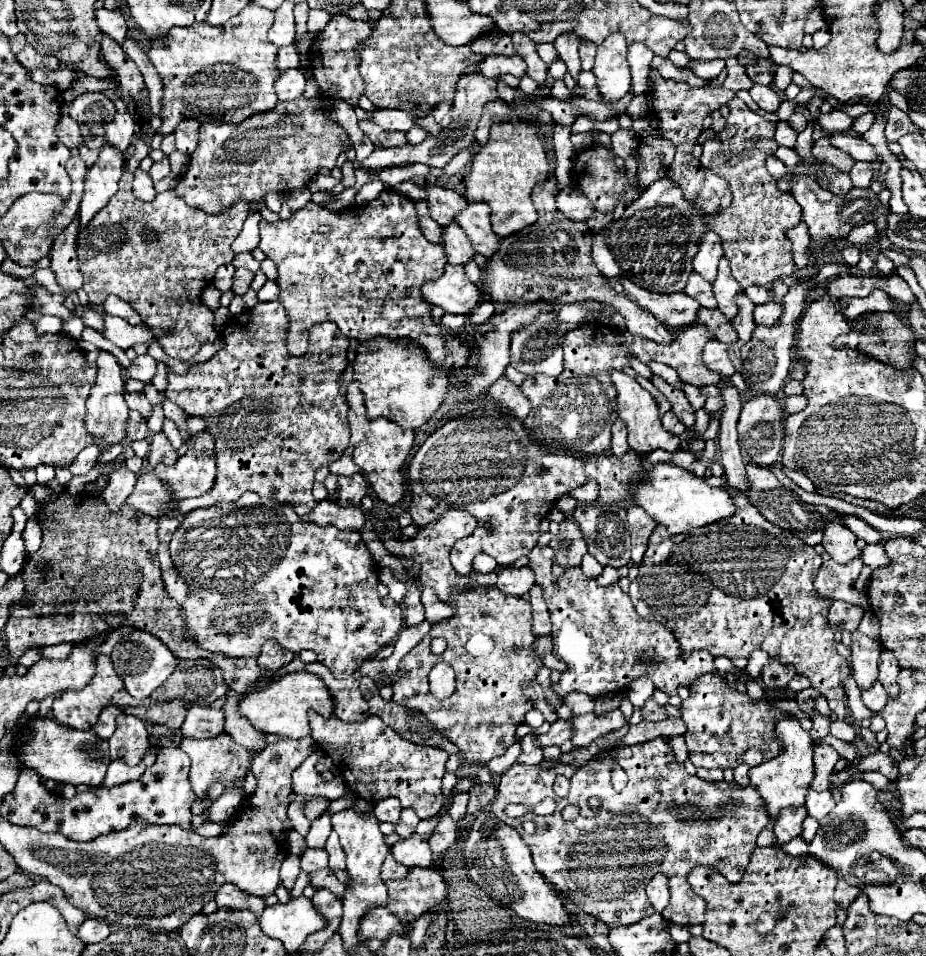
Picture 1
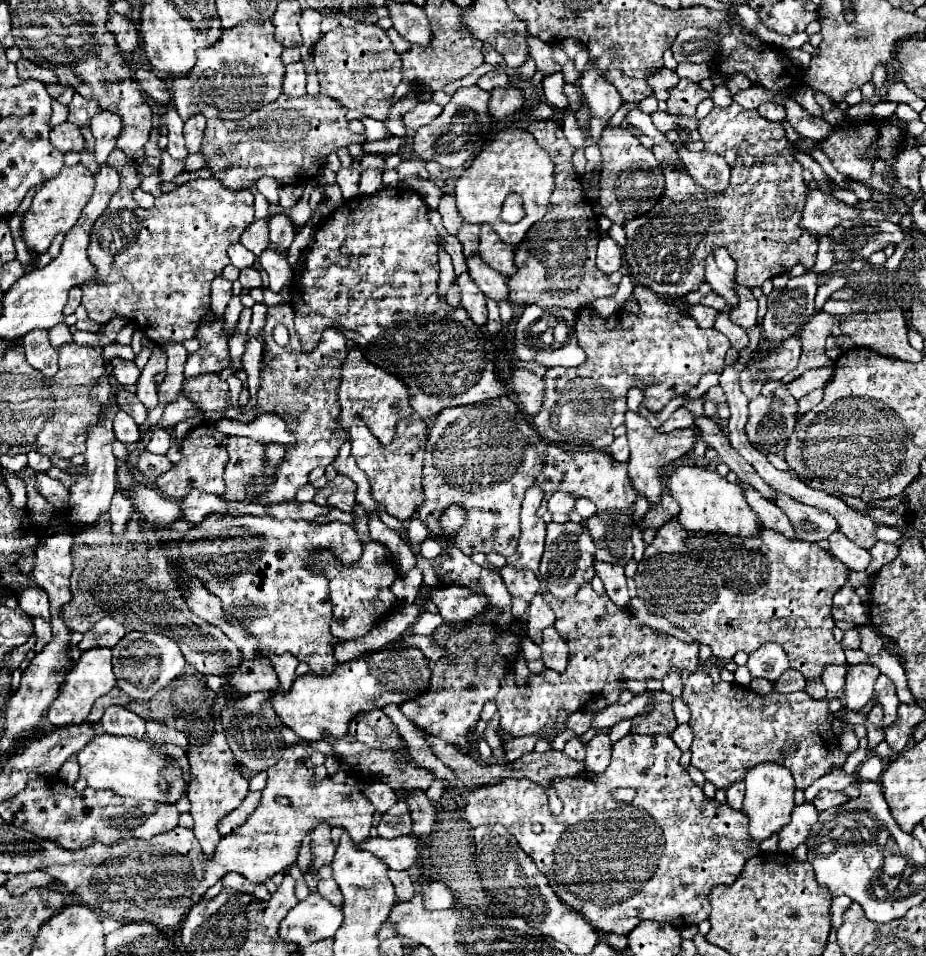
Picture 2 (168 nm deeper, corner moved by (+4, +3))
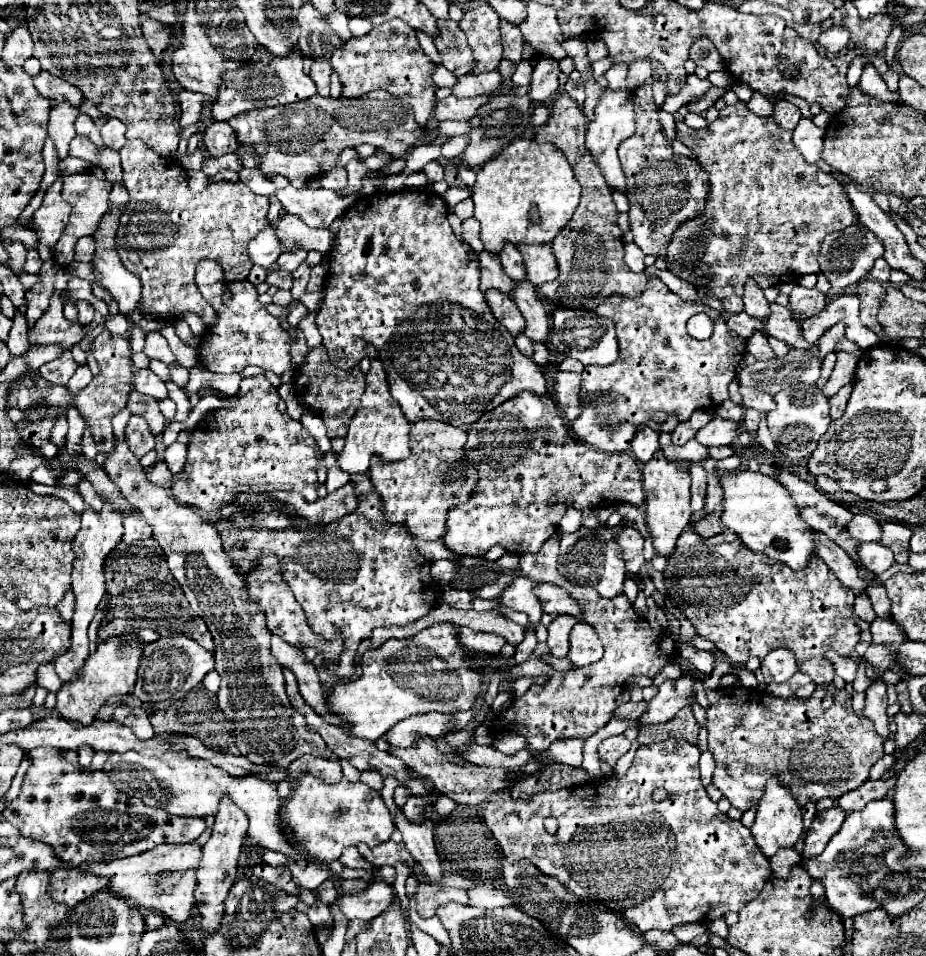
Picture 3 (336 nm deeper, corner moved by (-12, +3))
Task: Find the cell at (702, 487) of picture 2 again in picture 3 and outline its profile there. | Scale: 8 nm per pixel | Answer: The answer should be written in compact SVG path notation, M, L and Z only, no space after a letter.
M752 471L724 473L720 481L724 487L722 523L730 531L738 533L752 551L764 553L792 569L806 569L812 555L816 555L814 529L800 517L798 505L790 491L776 479Z

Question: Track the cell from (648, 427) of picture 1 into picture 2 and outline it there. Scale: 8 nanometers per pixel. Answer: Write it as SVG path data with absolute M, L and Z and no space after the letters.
M628 411L626 421L628 429L628 445L630 445L630 459L628 459L628 475L632 477L632 485L638 493L642 493L650 503L660 503L660 495L664 491L662 479L658 475L658 469L662 465L670 465L684 453L688 453L696 443L696 431L692 427L686 427L684 431L672 431L672 433L660 433L650 425L648 419L644 419L638 411Z

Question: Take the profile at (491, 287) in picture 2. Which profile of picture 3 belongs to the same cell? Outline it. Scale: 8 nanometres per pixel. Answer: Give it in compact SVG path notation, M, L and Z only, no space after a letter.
M530 281L516 283L510 297L516 299L516 305L526 319L526 337L534 339L538 343L548 343L552 321L548 319L546 307L544 307L542 299L538 297L534 285Z

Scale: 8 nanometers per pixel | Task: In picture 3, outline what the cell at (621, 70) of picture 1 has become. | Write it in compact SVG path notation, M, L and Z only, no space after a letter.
M608 87L596 107L596 119L588 123L588 131L586 131L586 151L594 157L596 165L600 167L606 185L612 191L622 191L622 193L626 193L626 175L620 167L620 159L616 151L618 145L634 133L634 107L630 97L632 97L630 91L612 91Z

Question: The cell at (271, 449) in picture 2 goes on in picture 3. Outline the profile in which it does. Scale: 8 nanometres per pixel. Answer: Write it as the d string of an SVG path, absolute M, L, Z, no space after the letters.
M264 375L242 379L240 391L236 393L238 403L230 407L220 407L216 411L210 411L190 437L188 453L184 471L188 473L188 481L180 481L172 487L172 495L176 501L184 507L194 507L202 511L218 511L220 507L234 501L238 493L270 493L270 491L294 491L302 493L308 501L318 499L318 459L324 457L320 451L316 439L302 427L300 421L290 419L288 415L282 415L276 405L280 401L278 391L270 385L270 381Z

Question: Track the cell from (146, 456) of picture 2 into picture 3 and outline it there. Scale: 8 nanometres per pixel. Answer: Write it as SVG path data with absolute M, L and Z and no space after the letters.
M158 461L154 467L150 467L146 471L146 479L154 485L160 485L160 487L168 487L170 481L172 481L172 473L168 469L168 465L164 461Z

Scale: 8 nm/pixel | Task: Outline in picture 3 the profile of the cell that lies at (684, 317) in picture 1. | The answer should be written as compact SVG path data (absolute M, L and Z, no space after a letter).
M748 313L730 315L726 321L728 321L728 325L732 325L732 331L736 331L742 339L748 339L748 337L752 337L758 331L764 331L764 321L754 319Z

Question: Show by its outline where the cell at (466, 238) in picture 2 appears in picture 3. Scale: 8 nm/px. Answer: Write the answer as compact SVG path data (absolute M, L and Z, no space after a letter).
M506 245L504 253L498 257L504 265L504 271L514 279L514 281L526 281L526 271L524 271L524 261L520 251L514 245Z

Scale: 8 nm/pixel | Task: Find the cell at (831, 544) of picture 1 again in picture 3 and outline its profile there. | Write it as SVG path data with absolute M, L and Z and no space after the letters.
M862 543L860 545L860 559L864 561L864 567L872 573L882 575L894 565L894 553L890 547L882 543Z

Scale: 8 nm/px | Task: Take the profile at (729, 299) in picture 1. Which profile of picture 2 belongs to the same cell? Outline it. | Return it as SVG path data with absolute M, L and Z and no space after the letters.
M734 285L736 295L738 295L738 305L732 305L728 309L728 317L732 323L736 323L738 327L750 329L756 325L756 311L758 311L758 301L752 295L752 291L744 285Z

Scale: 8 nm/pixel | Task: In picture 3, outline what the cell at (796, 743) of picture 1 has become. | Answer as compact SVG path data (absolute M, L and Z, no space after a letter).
M772 777L772 781L768 781L768 789L764 789L764 797L758 805L756 821L750 827L750 831L752 831L752 837L758 845L758 849L766 857L772 857L782 847L794 847L794 843L804 833L804 829L802 829L802 809L800 809L800 805L796 805L796 799L792 797L792 793L788 793L788 789L778 785L776 777Z

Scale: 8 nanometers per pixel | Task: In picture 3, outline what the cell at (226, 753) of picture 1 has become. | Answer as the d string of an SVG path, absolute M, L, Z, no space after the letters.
M224 797L220 801L220 809L216 815L212 837L202 847L202 859L196 865L194 897L196 897L196 907L200 911L200 917L202 917L200 925L202 925L204 937L212 935L220 927L220 921L224 915L226 895L228 895L228 891L234 885L236 875L238 875L238 855L242 849L242 841L246 839L246 829L248 829L248 817L244 817L244 813L236 805L232 805L230 797Z

